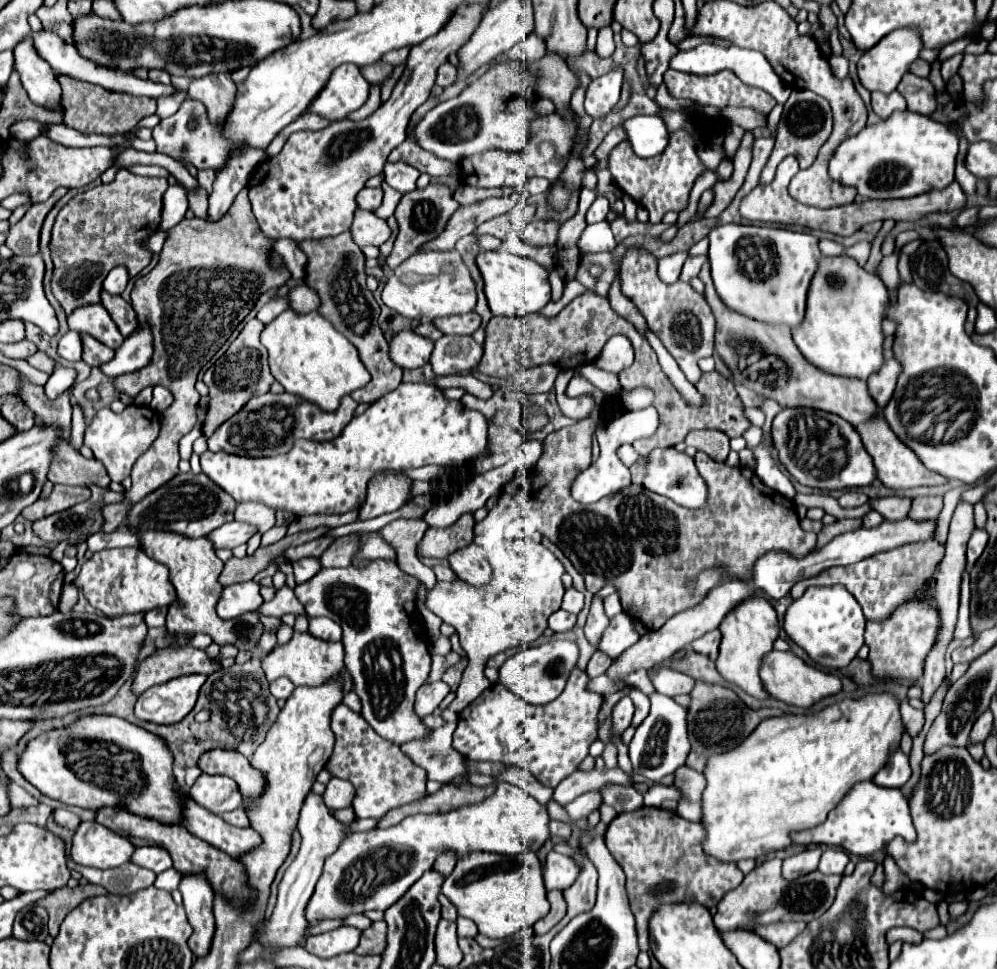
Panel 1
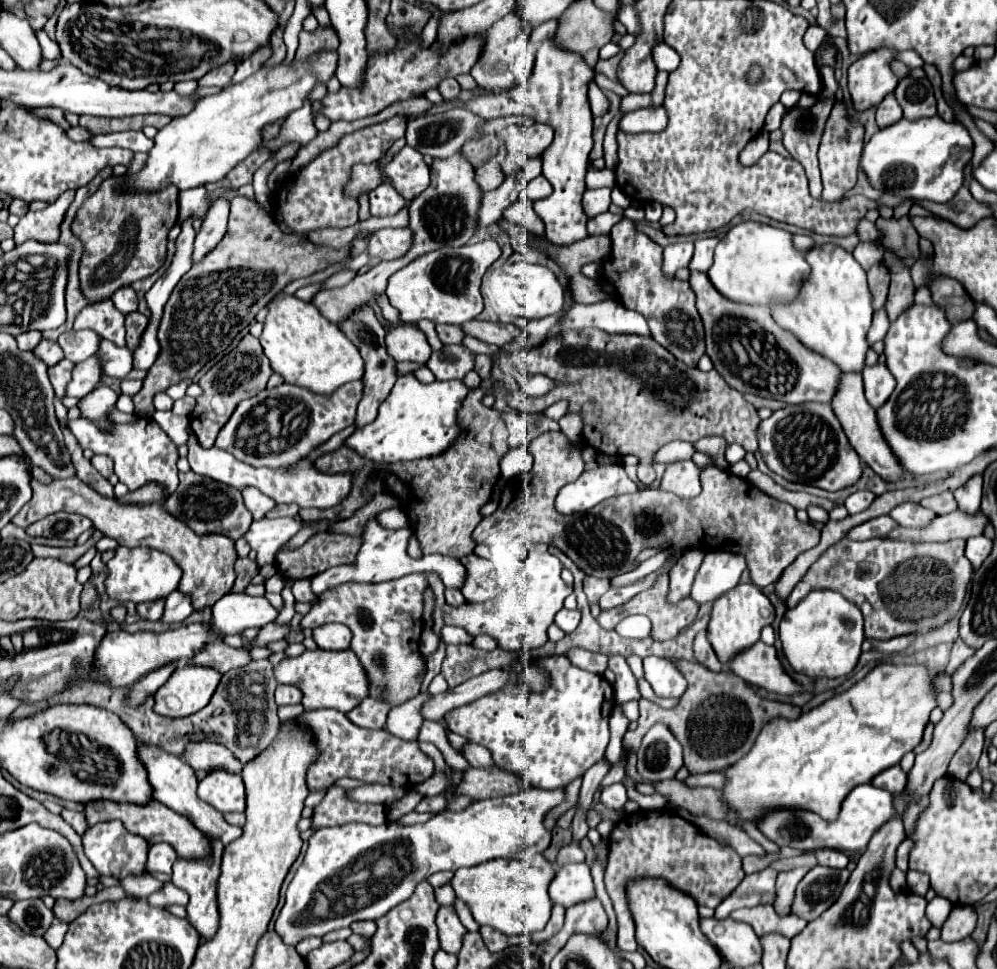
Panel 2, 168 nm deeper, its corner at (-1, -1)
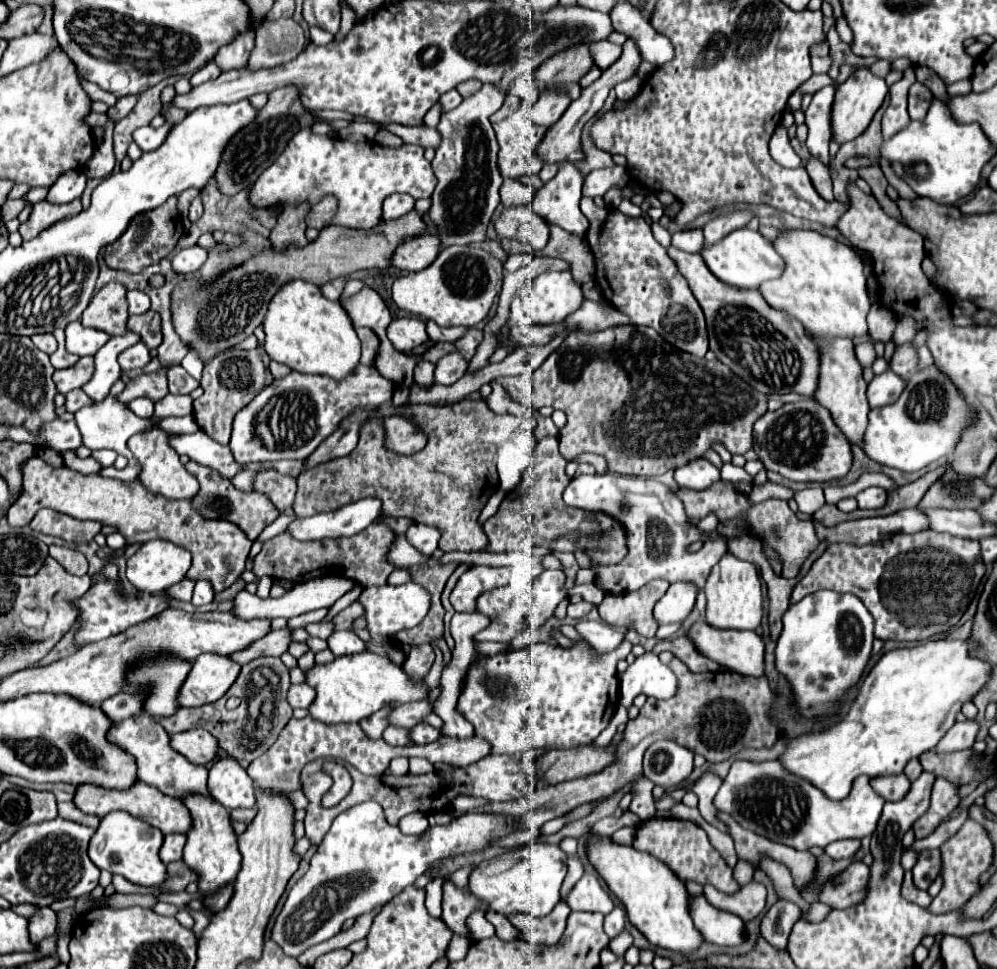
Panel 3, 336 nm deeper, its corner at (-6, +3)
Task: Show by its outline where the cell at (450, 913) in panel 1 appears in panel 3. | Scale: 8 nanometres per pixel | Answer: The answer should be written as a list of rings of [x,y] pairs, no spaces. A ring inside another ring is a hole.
[[[436,877],[432,879],[426,887],[426,909],[432,917],[440,917],[442,915],[442,909],[440,909],[440,903],[442,903],[442,879]]]

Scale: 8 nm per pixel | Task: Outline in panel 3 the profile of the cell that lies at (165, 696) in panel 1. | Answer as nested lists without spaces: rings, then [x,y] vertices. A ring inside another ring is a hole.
[[[204,653],[192,663],[190,677],[180,689],[182,707],[200,707],[218,701],[236,681],[242,665],[226,655]]]

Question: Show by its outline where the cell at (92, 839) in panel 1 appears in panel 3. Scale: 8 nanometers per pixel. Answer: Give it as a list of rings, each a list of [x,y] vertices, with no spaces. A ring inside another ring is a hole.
[[[112,811],[102,817],[100,827],[90,839],[88,855],[98,869],[104,869],[112,875],[122,875],[124,879],[138,885],[160,885],[168,877],[166,865],[158,857],[162,841],[164,841],[164,835],[160,829],[132,817],[126,811]]]

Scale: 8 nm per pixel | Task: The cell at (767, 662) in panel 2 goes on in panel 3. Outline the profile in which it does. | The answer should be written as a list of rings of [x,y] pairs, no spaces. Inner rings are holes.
[[[698,621],[690,627],[688,635],[686,635],[692,645],[698,649],[700,655],[716,661],[718,665],[742,673],[742,675],[764,675],[764,643],[762,637],[756,635],[754,631],[736,631],[736,629],[716,629],[712,625],[708,625],[706,621]]]

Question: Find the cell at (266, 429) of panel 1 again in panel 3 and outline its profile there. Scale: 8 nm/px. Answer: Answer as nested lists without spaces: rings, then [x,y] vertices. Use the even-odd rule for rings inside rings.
[[[356,365],[344,379],[330,379],[290,371],[282,379],[274,379],[242,413],[236,413],[230,451],[236,463],[306,459],[328,435],[332,435],[342,419],[354,413],[356,407],[380,407],[392,401],[394,381],[382,377],[376,367]]]

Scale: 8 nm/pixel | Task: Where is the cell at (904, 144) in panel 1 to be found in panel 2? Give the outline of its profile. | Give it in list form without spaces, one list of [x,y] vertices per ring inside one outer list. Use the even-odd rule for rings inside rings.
[[[939,115],[917,121],[905,119],[879,129],[869,139],[861,153],[859,167],[867,175],[873,189],[945,203],[951,201],[963,185],[963,167],[971,159],[971,151],[973,139],[961,123],[947,123]]]

